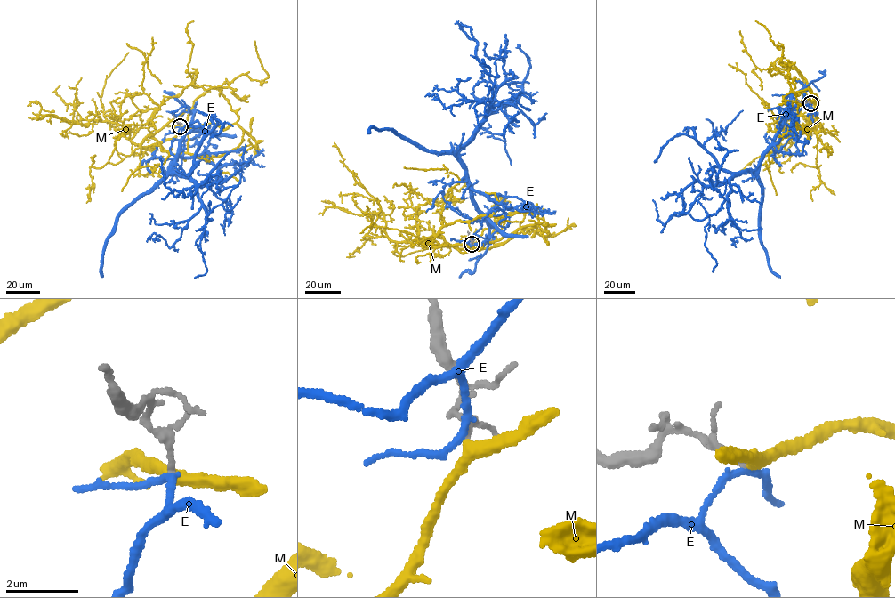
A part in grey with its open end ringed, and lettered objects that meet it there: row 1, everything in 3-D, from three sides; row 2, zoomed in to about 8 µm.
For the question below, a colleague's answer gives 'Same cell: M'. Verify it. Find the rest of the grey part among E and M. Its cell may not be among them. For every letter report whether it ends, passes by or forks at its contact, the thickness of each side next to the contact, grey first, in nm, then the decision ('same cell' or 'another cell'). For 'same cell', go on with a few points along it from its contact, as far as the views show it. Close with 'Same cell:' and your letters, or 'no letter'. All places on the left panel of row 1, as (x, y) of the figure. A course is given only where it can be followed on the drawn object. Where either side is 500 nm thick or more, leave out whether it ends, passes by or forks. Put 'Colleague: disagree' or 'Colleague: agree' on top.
Colleague: agree
E: it passes by; calibres 160 and 190 nm; another cell
M: it passes by; calibres 150 and 300 nm; same cell; course (180, 126), (165, 125), (139, 144), (131, 140), (155, 110), (194, 80), (185, 28), (193, 21)
Same cell: M

